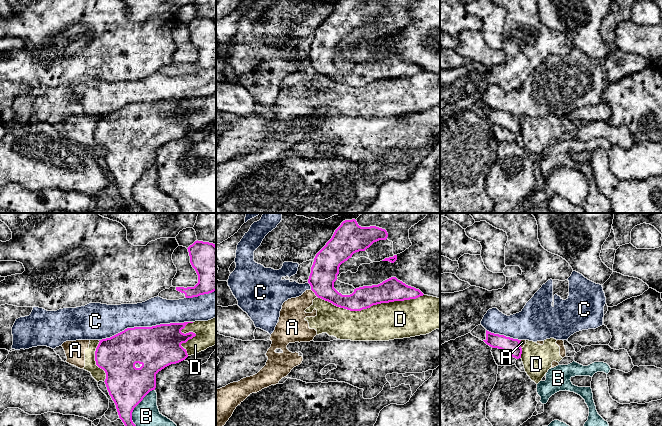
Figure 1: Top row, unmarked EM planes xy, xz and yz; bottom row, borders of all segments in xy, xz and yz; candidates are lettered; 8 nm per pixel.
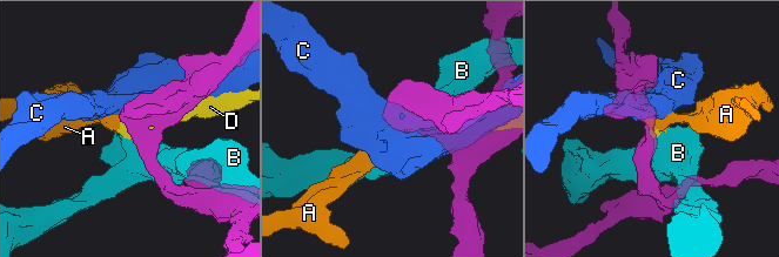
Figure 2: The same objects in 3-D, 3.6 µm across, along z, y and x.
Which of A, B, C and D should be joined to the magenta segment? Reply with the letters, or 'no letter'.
no letter

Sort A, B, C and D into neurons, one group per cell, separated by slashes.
A D / B / C

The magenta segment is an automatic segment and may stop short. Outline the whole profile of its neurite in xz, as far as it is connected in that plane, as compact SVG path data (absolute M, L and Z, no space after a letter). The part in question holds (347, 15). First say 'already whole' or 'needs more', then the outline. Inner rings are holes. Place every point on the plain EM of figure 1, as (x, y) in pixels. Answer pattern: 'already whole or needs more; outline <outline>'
already whole; outline M341 0L332 14L316 30L308 59L318 74L350 87L361 87L373 81L416 75L424 70L408 62L396 53L391 53L378 61L354 65L350 71L342 71L334 64L339 43L352 31L365 27L374 18L386 16L385 5L358 0Z

